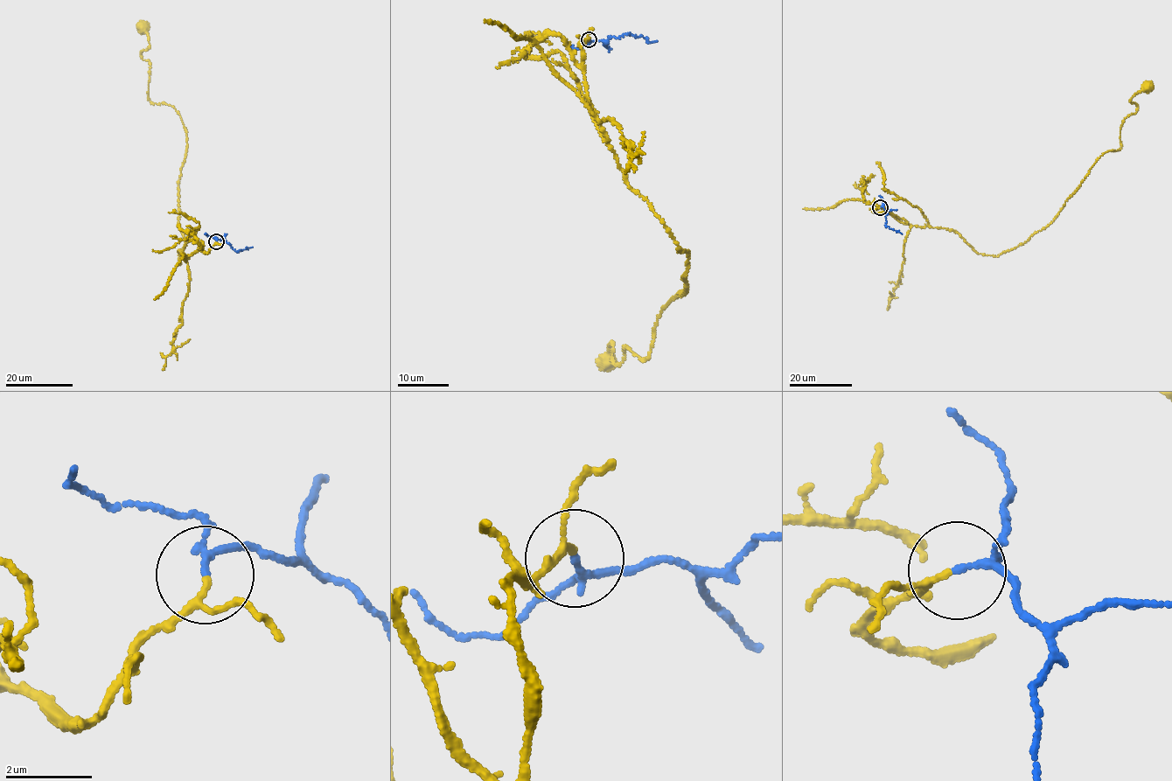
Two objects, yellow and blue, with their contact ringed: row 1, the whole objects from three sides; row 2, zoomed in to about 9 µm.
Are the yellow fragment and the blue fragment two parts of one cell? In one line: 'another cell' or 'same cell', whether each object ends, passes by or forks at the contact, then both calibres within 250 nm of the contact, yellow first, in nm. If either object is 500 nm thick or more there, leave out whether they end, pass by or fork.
same cell; yellow passes by; blue passes by; 100 nm thick on the yellow side, 90 nm on the other

